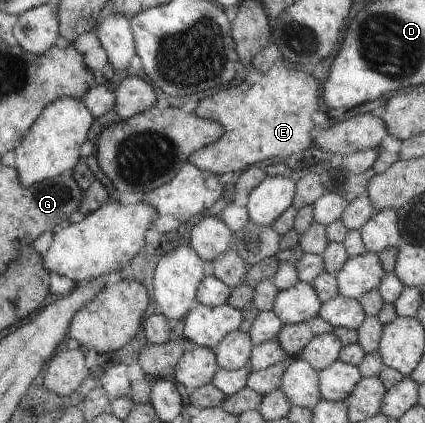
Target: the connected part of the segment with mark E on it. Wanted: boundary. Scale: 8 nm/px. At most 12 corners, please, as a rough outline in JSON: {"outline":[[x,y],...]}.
{"outline":[[280,63],[192,111],[220,124],[186,162],[225,178],[313,140],[319,82]]}

